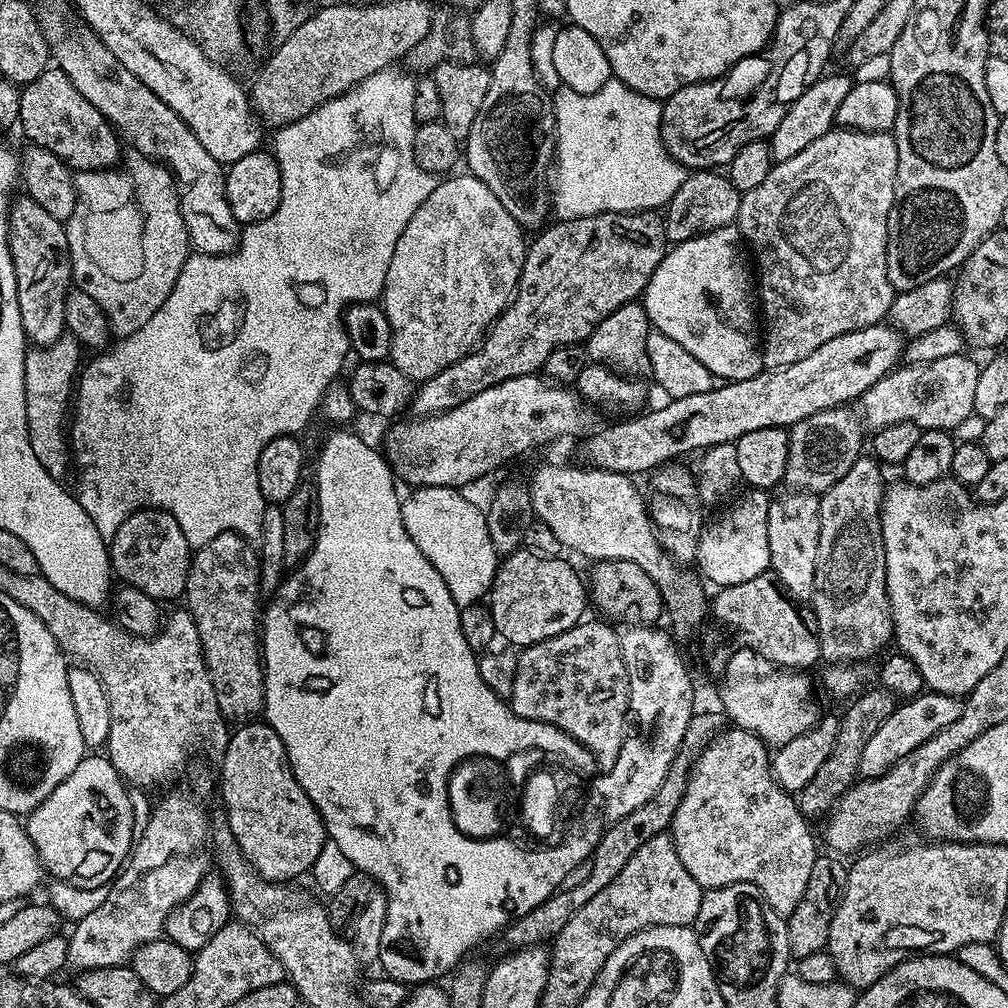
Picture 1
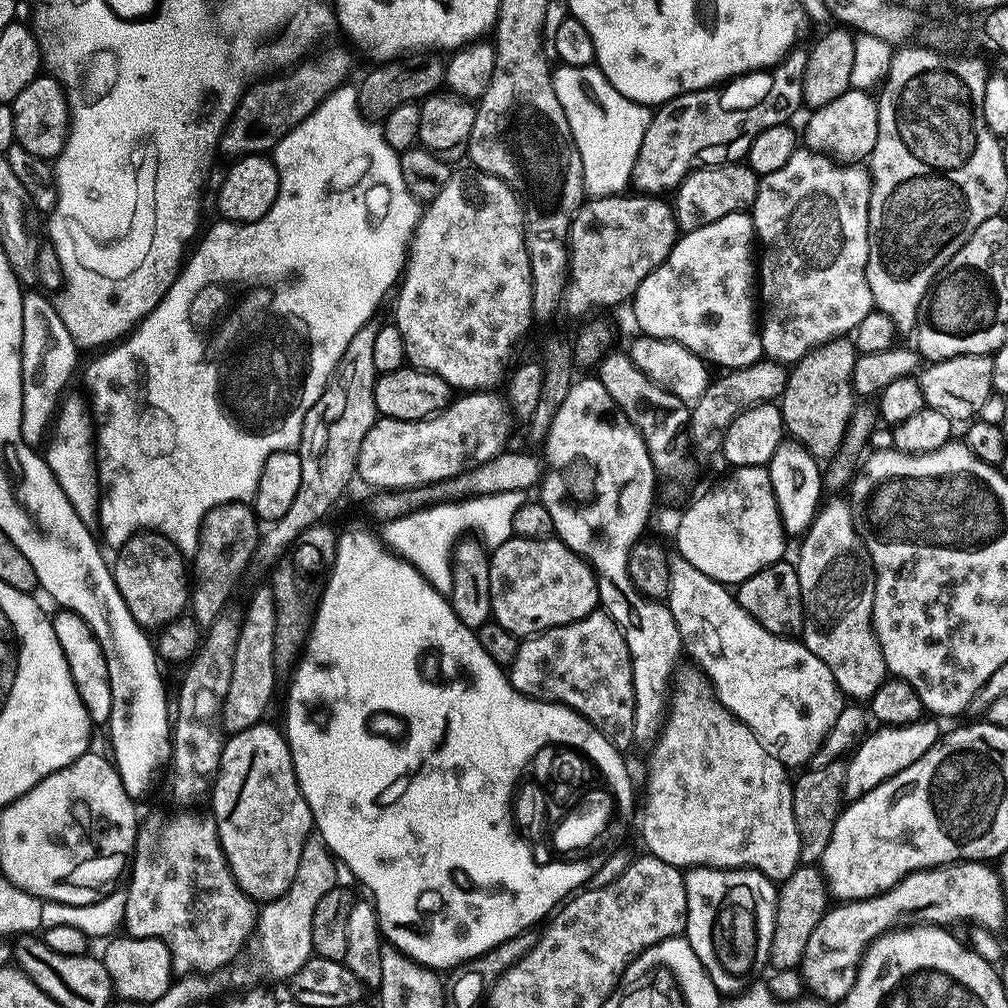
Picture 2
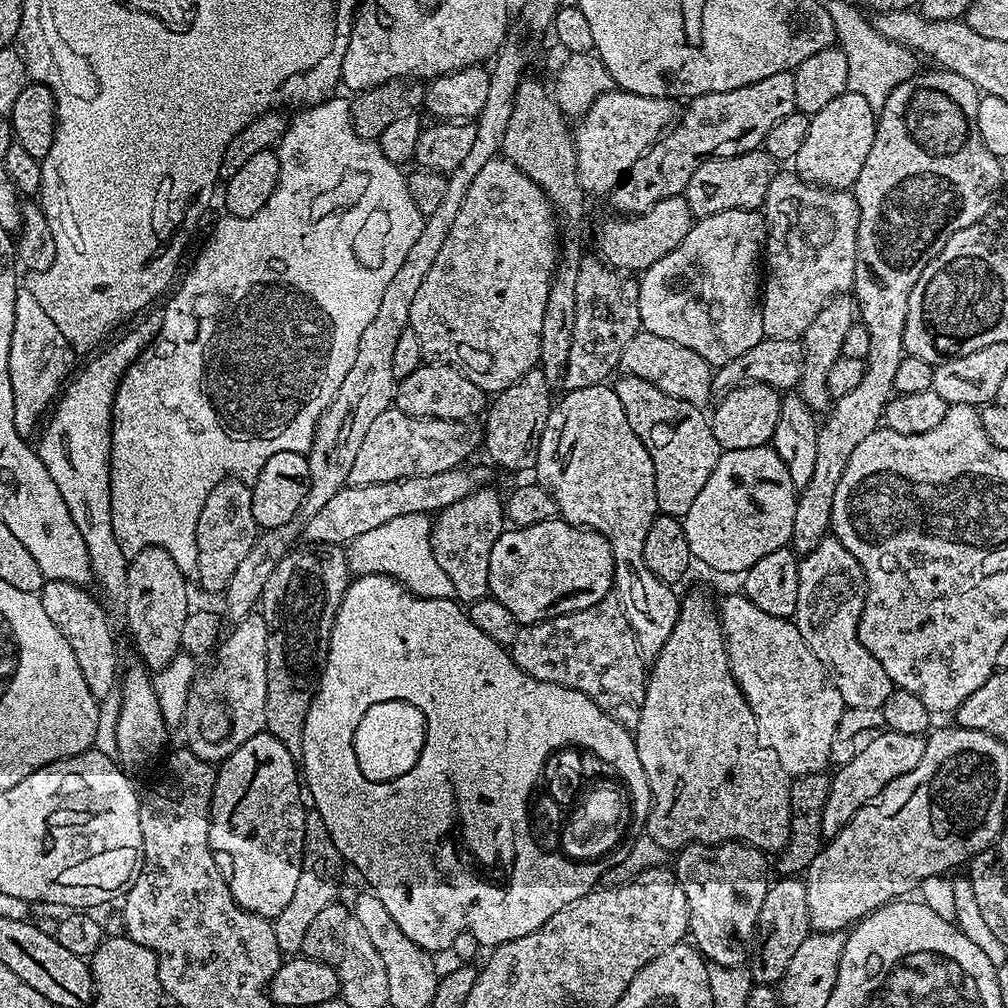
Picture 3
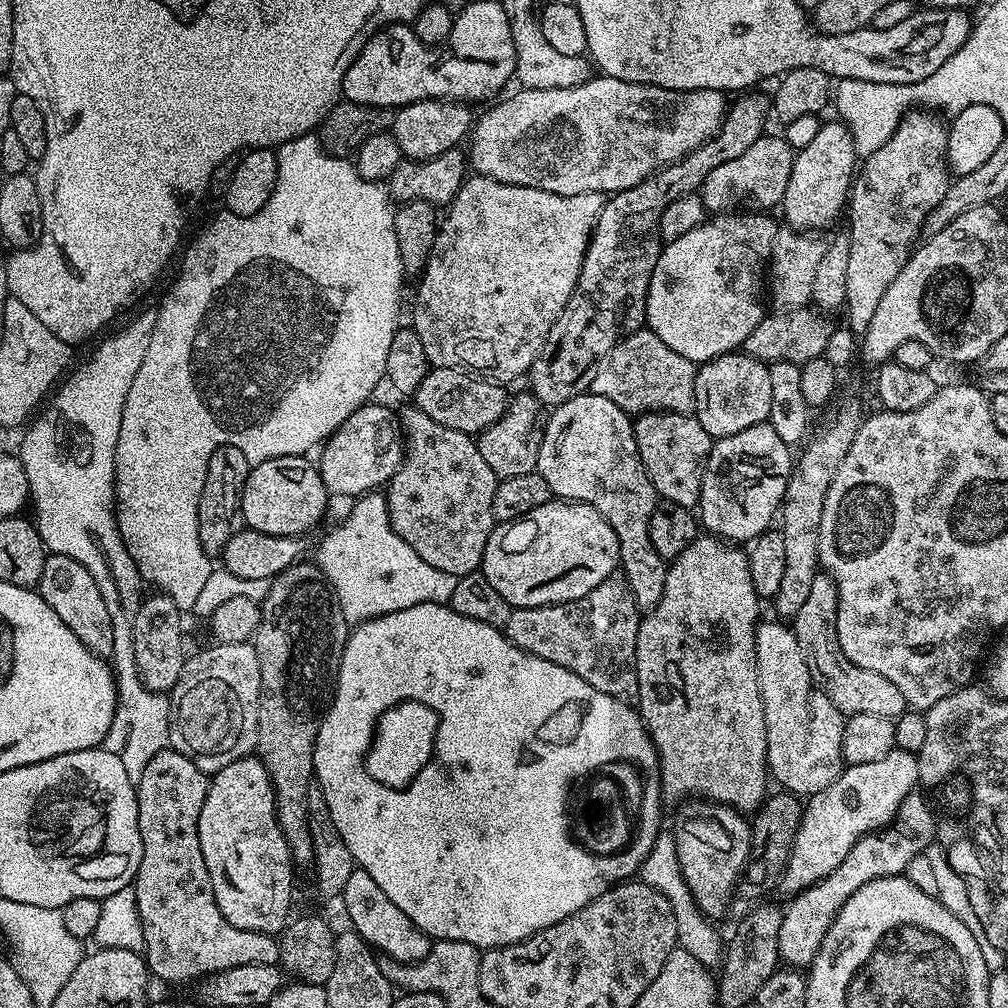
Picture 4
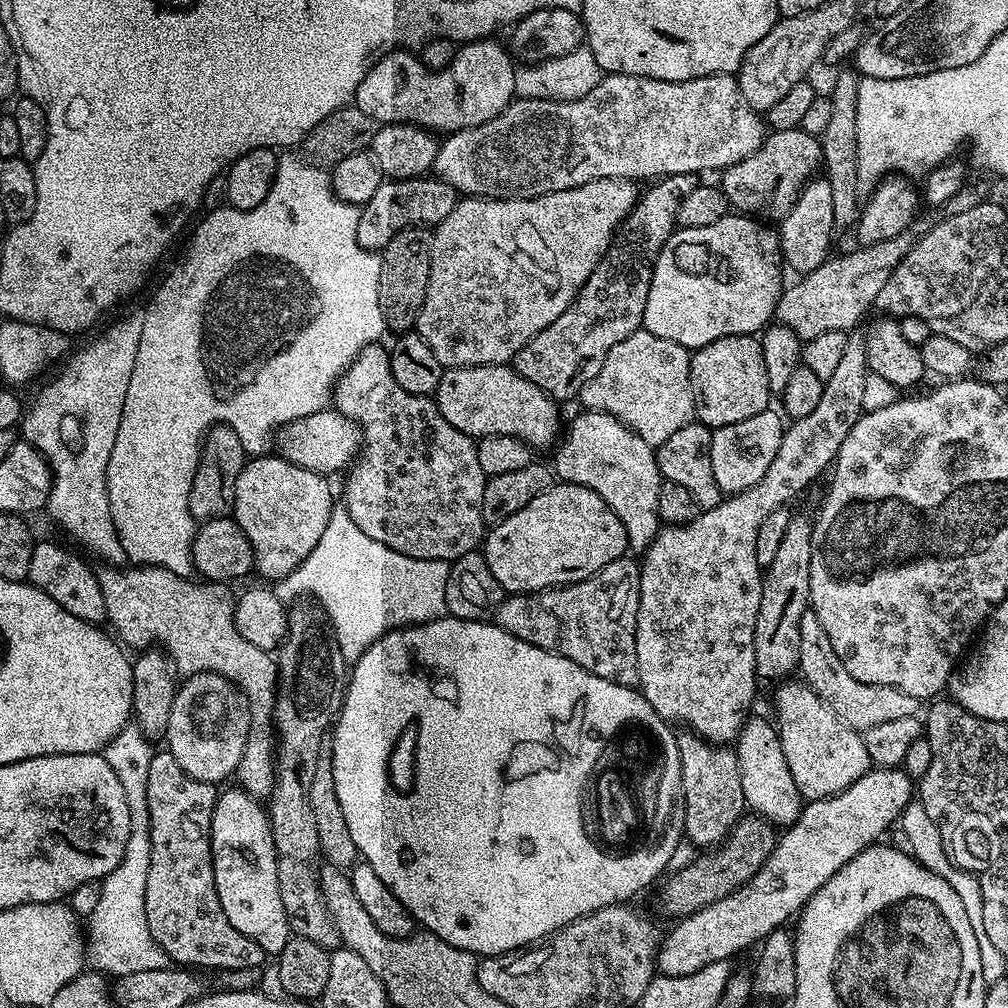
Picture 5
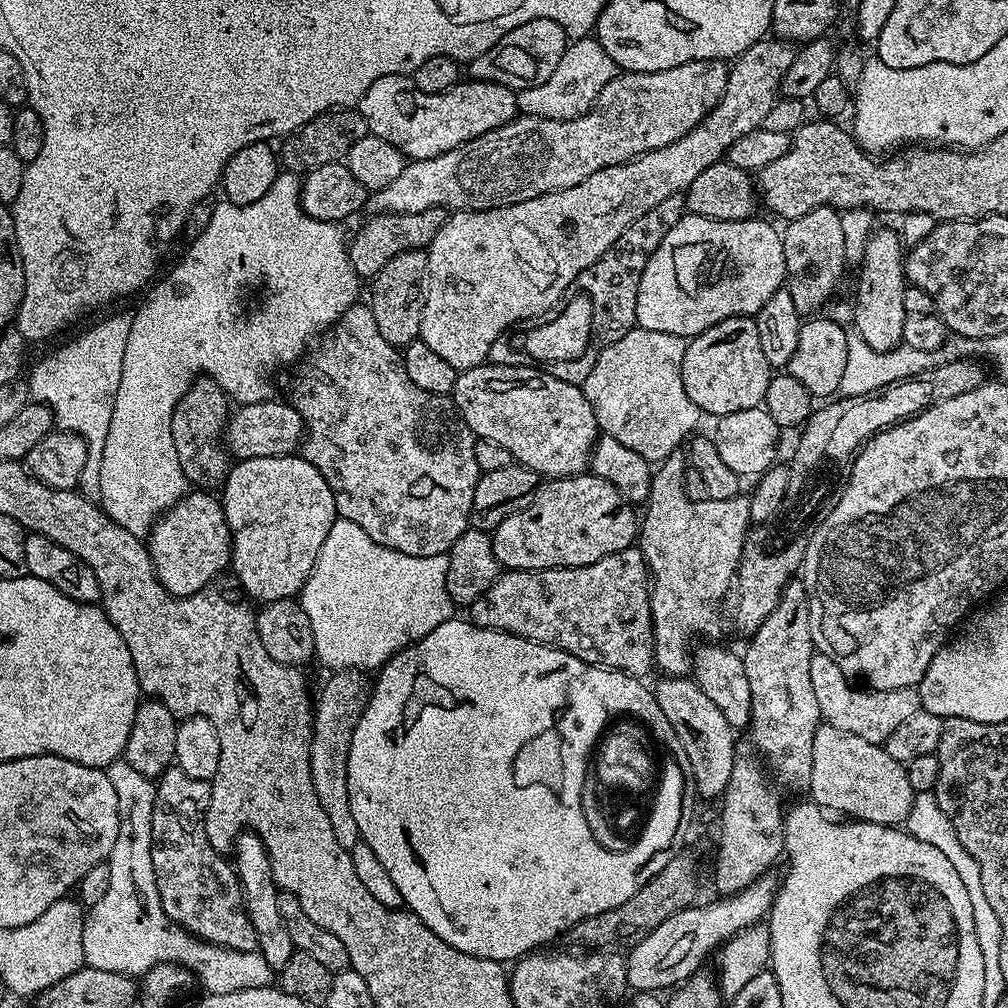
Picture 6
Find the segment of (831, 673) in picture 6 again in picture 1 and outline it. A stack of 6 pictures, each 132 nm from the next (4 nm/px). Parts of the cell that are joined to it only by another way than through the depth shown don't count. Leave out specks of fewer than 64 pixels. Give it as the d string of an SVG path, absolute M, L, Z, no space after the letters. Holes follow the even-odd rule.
M861 458L820 496L820 537L818 558L814 558L814 588L810 601L811 619L820 639L820 654L828 662L868 662L875 652L883 653L892 635L892 611L886 590L886 550L882 546L880 501L886 479L875 459Z

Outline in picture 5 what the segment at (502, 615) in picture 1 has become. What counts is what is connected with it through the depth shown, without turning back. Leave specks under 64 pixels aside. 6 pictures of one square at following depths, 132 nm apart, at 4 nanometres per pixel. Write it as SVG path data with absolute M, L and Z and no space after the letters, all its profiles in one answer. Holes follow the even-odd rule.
M553 482L551 486L534 502L522 506L518 514L510 514L501 524L491 525L490 531L482 541L482 551L486 558L486 566L490 566L490 574L498 578L505 593L541 592L547 588L560 588L564 584L573 584L579 580L590 578L602 570L602 566L610 566L610 562L621 559L629 551L626 538L626 526L618 522L618 514L602 502L594 490L577 484Z

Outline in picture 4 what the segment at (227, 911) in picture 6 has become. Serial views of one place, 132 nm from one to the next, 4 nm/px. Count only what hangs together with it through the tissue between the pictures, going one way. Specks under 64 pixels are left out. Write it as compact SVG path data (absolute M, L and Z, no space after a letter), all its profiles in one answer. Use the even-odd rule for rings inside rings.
M171 746L158 750L158 754L154 754L154 758L150 758L150 762L143 764L139 770L141 771L140 776L138 772L134 783L136 786L136 801L138 802L138 830L142 834L142 862L136 871L134 891L138 918L142 926L142 938L144 939L142 955L148 961L149 973L155 979L157 976L158 979L165 980L168 984L184 984L187 980L196 982L215 972L230 970L234 966L246 966L247 964L279 965L280 945L276 936L267 936L261 932L251 932L250 930L238 930L238 926L230 926L230 922L226 922L226 918L222 918L222 910L218 910L218 902L214 898L214 886L210 886L210 870L202 858L202 846L198 842L198 814L202 814L202 802L206 802L209 773L198 770L198 766L194 766L194 762L190 762L190 758L186 758L186 754L178 754L178 750L174 750Z

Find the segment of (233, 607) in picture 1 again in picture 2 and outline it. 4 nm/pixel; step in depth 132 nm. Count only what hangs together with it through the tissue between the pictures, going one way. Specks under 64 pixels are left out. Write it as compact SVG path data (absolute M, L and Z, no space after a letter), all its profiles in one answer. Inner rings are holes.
M223 504L215 508L204 519L204 525L200 528L200 548L191 565L190 576L194 583L190 588L190 615L197 624L211 626L225 615L224 607L236 588L236 583L244 576L248 563L256 560L256 547L260 544L262 524L255 511L245 504Z

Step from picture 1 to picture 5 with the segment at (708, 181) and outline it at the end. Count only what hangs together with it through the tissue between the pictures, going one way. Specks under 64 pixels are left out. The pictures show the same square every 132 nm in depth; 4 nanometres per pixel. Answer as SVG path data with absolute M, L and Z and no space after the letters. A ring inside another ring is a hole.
M800 127L781 132L769 131L762 146L758 146L750 158L742 158L742 162L723 169L718 187L737 213L764 222L779 222L794 206L797 194L821 168L820 141L817 137L806 134Z

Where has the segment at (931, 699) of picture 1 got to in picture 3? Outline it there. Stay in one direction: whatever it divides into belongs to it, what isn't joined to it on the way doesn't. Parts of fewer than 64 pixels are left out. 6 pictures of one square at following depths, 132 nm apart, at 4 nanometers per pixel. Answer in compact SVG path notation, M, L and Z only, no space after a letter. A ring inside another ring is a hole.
M887 730L881 732L878 738L874 738L874 742L870 742L870 746L866 746L866 750L862 750L862 754L850 758L850 762L835 769L836 776L834 772L831 777L830 794L826 798L826 810L822 810L822 834L826 838L837 836L848 825L850 818L858 814L862 806L869 804L887 784L894 782L894 778L914 770L914 766L922 762L925 754L924 736L898 734Z

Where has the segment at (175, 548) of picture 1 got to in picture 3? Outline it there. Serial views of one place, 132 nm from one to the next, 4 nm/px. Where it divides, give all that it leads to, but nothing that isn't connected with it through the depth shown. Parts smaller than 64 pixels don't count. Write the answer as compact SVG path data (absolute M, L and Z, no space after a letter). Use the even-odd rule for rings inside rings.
M147 548L129 559L126 586L122 593L123 599L128 599L124 604L124 616L128 619L132 644L140 655L139 663L149 673L154 674L170 666L170 662L181 655L182 626L190 611L188 584L178 566L174 566L170 554L161 548Z

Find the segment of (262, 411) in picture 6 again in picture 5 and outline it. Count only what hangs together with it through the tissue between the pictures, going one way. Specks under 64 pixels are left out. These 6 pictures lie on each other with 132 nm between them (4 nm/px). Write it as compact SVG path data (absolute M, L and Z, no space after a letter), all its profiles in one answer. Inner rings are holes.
M331 407L285 424L274 437L275 451L282 459L294 462L294 466L302 466L302 470L317 472L325 478L331 477L331 472L343 473L359 456L361 447L360 426Z

